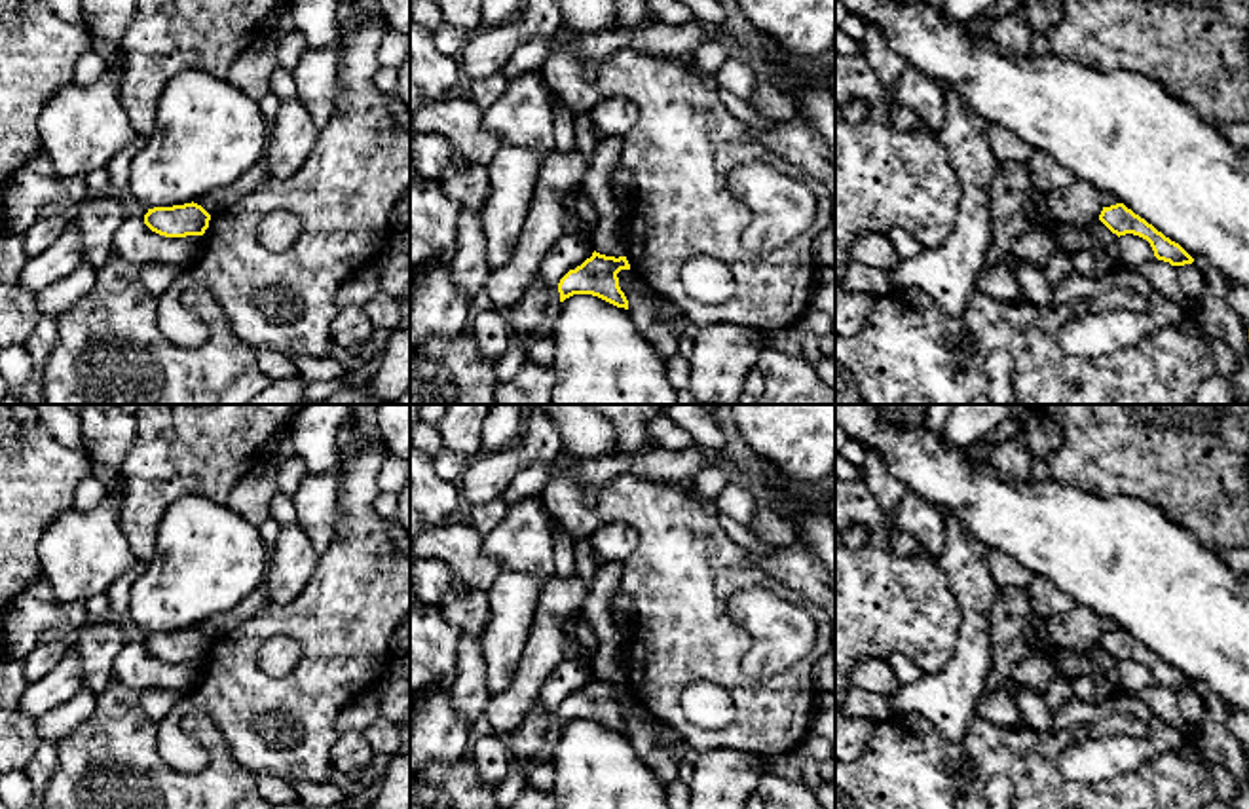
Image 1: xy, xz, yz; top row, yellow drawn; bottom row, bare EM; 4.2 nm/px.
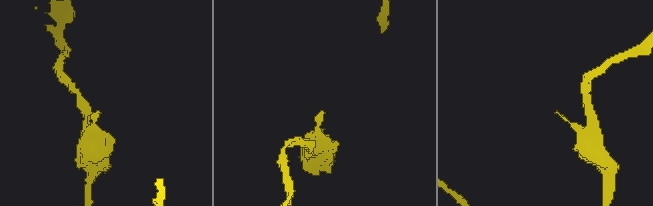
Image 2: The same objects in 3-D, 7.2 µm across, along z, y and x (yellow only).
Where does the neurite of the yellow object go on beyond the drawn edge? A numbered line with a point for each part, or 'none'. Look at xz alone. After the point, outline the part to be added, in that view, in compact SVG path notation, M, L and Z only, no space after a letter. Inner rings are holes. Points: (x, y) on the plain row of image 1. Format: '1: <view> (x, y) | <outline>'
none

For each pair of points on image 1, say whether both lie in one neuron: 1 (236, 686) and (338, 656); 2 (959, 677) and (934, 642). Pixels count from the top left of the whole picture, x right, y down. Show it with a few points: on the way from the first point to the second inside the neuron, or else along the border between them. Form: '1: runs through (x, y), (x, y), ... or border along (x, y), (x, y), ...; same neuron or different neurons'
1: runs through (260, 690), (304, 690), (314, 680); same neuron
2: border along (963, 620), (953, 658), (940, 671), (925, 675); different neurons

